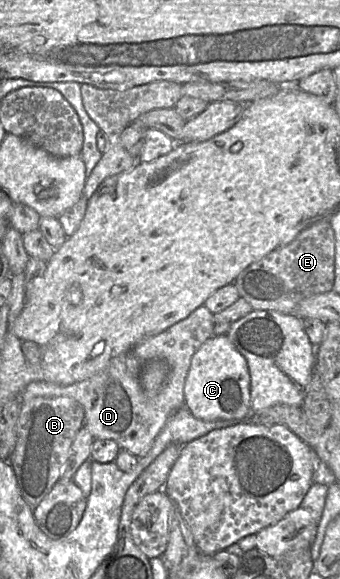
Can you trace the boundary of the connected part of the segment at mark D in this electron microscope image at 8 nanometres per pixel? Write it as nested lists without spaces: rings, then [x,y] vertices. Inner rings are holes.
[[[201,305],[186,318],[143,339],[113,358],[110,364],[96,375],[68,386],[34,381],[22,391],[20,400],[30,400],[37,396],[71,397],[83,407],[84,426],[94,439],[114,440],[121,450],[128,451],[137,458],[144,457],[171,413],[184,405],[184,384],[191,359],[200,346],[213,335],[213,314]],[[153,359],[166,361],[170,372],[162,389],[156,395],[149,396],[143,390],[139,377],[144,364]]]

